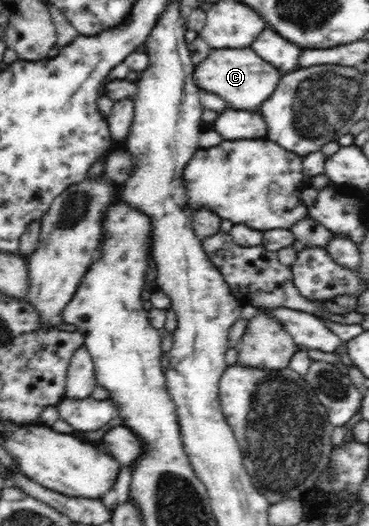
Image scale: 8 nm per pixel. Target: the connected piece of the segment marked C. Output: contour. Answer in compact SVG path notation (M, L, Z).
M251 47L211 49L204 61L195 66L194 82L199 89L222 97L229 108L258 111L278 85L278 71Z

